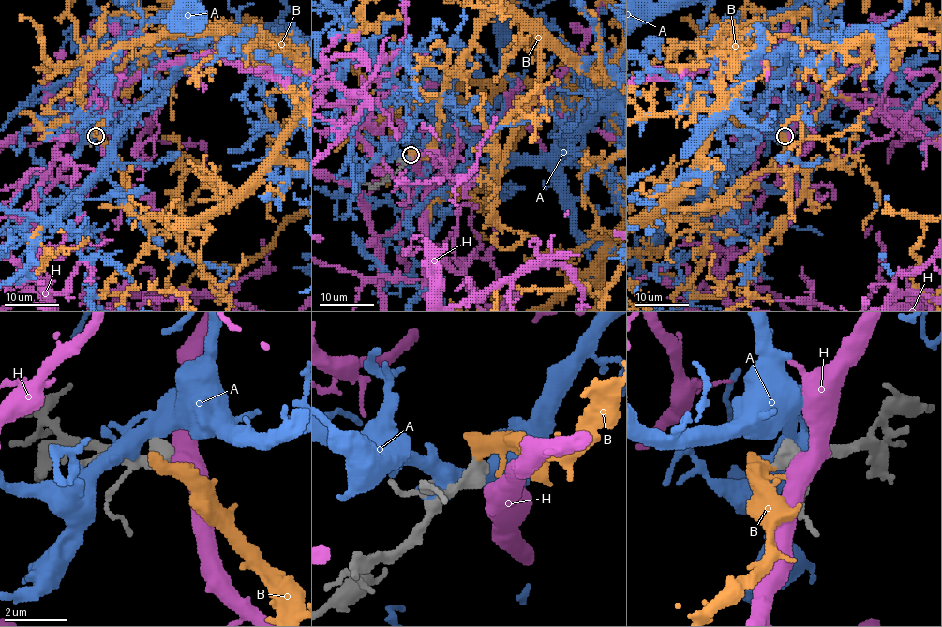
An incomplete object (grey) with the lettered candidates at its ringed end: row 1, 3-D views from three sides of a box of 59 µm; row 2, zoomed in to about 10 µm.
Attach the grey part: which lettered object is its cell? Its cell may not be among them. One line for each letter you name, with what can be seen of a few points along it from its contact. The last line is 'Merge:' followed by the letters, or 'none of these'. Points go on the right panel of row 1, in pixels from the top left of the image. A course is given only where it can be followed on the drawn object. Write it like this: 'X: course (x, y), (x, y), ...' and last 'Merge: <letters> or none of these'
Merge: B

